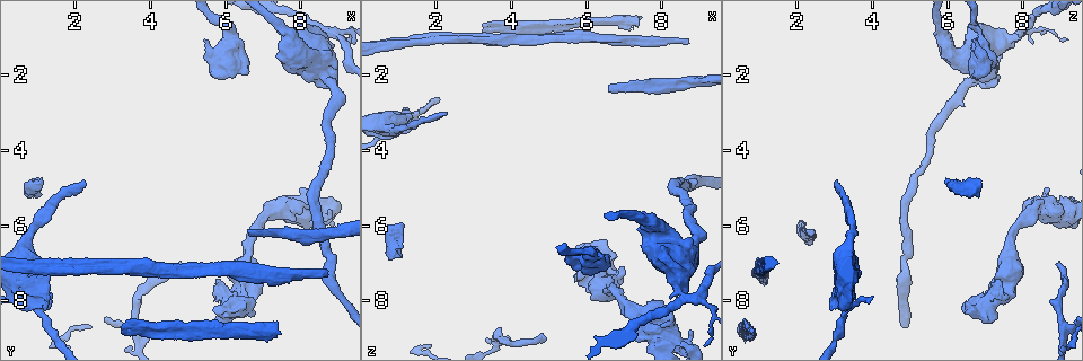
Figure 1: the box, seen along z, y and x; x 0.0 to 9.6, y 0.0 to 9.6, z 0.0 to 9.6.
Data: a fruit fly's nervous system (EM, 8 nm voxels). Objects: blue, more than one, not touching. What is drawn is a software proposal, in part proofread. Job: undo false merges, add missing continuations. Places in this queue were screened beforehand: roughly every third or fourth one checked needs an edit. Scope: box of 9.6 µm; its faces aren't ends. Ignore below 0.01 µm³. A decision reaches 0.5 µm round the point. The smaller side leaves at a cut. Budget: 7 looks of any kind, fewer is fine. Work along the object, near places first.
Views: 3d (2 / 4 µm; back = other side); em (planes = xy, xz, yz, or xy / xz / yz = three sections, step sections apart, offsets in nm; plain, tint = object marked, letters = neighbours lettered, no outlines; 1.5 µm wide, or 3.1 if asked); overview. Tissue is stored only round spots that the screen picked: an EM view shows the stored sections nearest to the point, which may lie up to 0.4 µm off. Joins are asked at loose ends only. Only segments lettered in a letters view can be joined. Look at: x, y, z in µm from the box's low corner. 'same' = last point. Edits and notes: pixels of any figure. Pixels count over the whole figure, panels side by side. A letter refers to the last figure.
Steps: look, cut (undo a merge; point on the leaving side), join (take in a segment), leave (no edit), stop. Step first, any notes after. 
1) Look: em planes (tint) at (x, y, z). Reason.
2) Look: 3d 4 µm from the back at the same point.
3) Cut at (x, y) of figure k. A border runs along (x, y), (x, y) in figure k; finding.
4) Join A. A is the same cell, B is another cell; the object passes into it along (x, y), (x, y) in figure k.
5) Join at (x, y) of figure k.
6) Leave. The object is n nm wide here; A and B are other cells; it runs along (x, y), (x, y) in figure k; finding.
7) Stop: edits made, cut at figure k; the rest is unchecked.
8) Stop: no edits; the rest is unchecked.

Look: em xz step 4 (plain) at (8.55, 0.95, 7.85). Four-way junction.

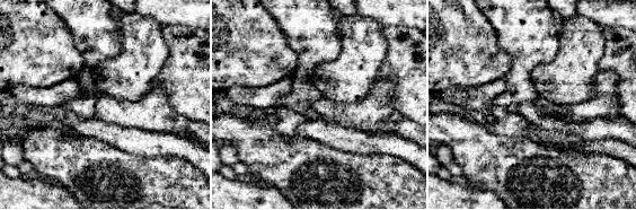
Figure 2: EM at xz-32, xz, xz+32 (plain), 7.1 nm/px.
Look: em xz step 4 (letters) at the same point.

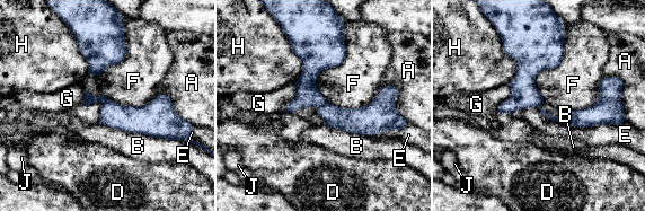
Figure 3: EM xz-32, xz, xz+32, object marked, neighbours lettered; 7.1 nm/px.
Cut at (351, 121) of figure 3. A, B, D, E, F, G, H and J are other cells; two neurons meet here.

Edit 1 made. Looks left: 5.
Look: overview.

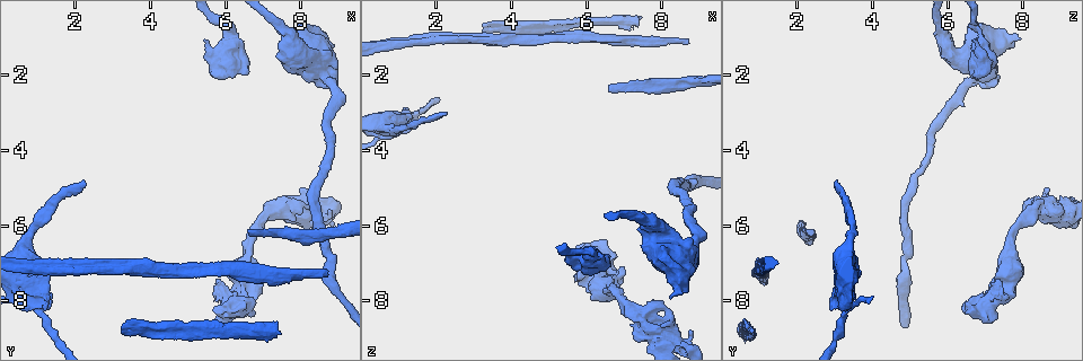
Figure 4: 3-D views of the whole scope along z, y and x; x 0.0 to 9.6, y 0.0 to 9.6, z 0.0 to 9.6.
Look: 3d 2 µm at (1.20, 8.40, 3.30). Sudden change in width.

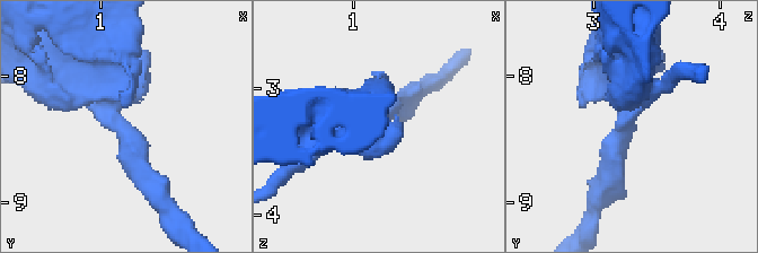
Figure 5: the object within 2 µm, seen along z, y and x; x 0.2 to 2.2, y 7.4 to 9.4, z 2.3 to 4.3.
Look: em planes (tint) at (1.12, 8.38, 3.24). The arms are 180, 480 nm wide; shape alone is not enough.

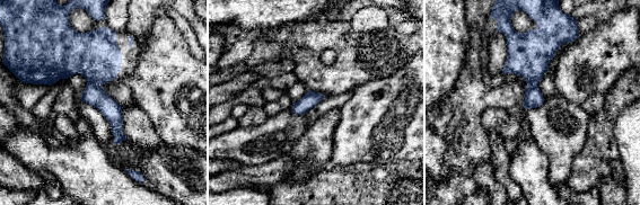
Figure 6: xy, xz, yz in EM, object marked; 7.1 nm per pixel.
Look: em planes (letters) at the same point.

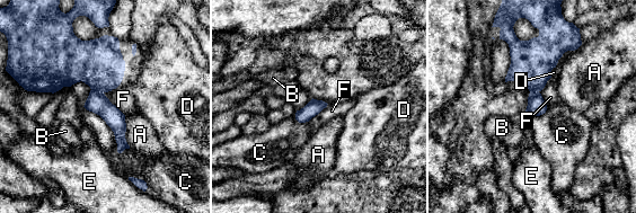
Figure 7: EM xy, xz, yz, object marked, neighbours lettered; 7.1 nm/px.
Cut at (98, 63) of figure 7. The object is 110 nm wide here; A, B, C, D, E and F are other cells; a border runs along (91, 89), (103, 92) in figure 7; a second neuron is stuck on.

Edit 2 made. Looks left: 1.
Stop: edits made, cut at figure 3, cut at figure 7; the rest is unchecked.

